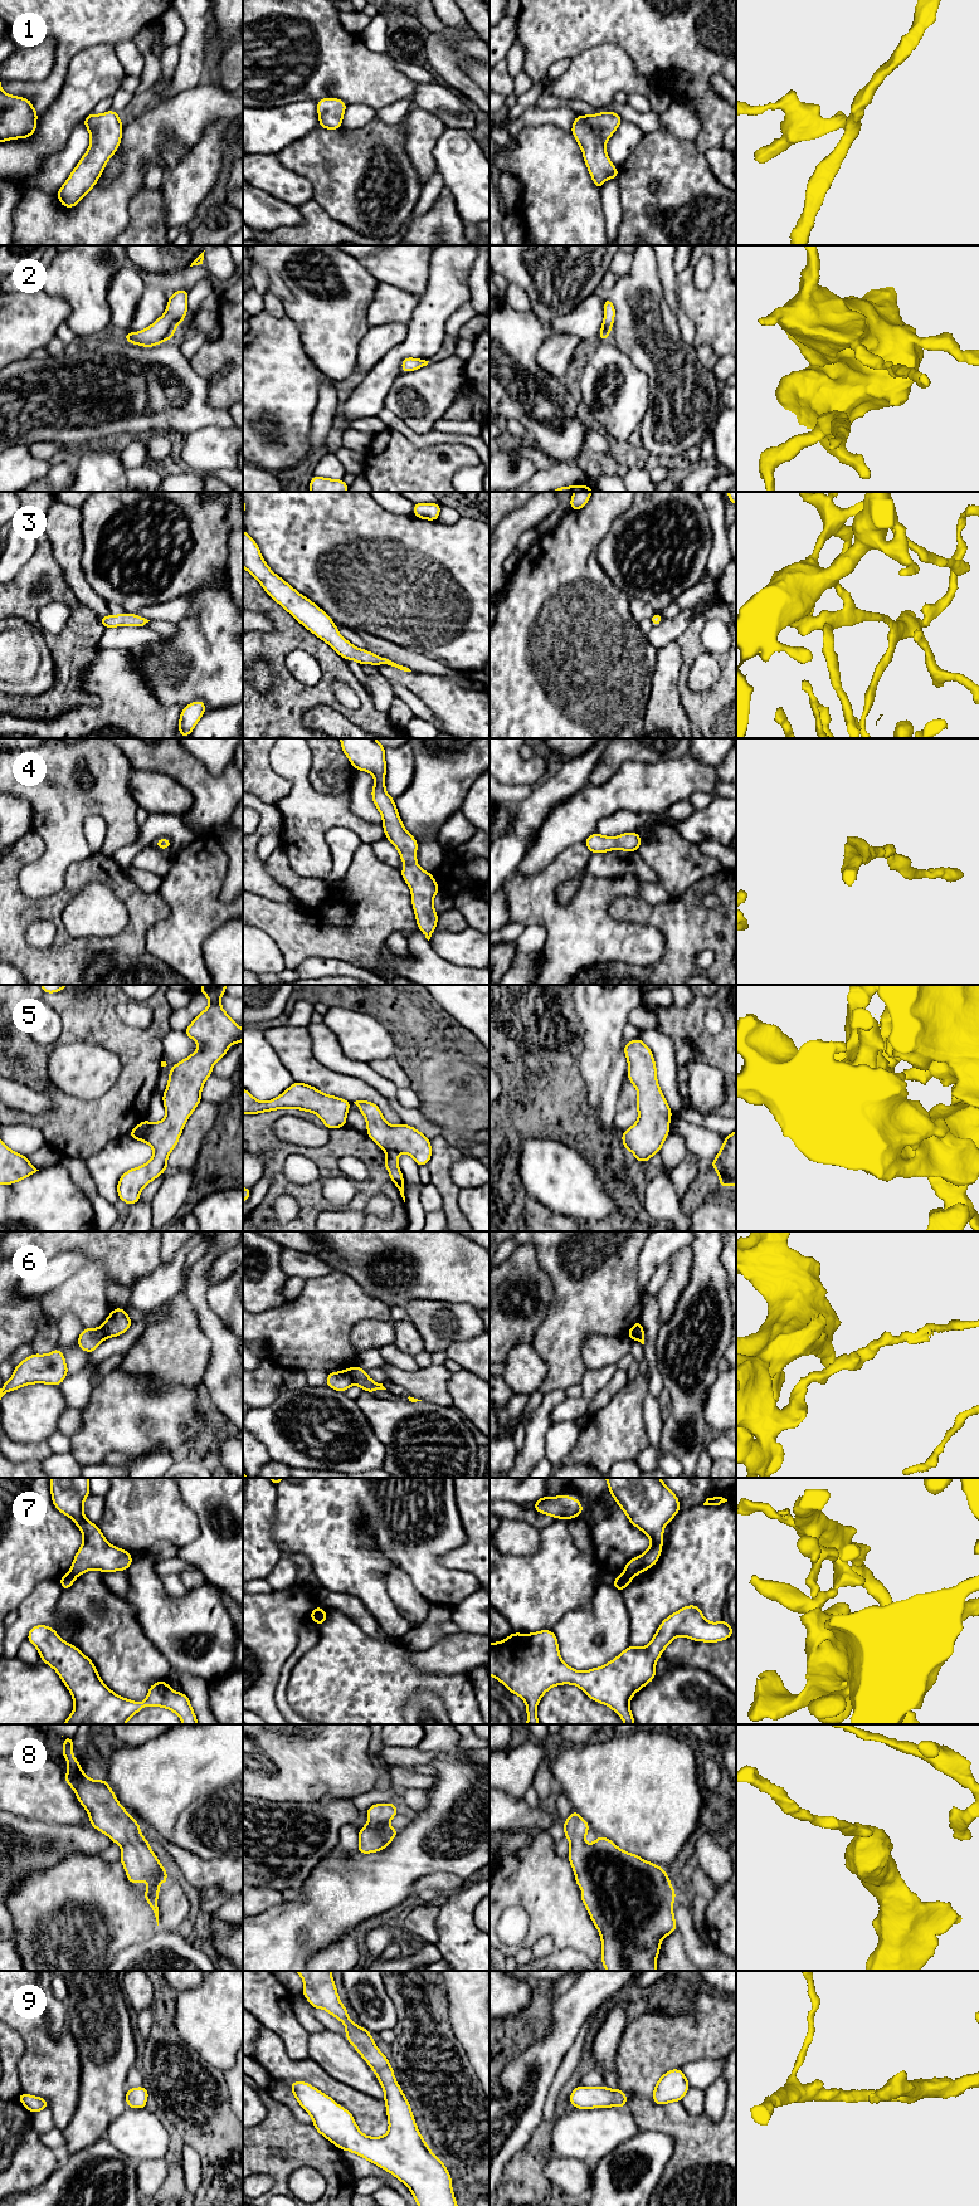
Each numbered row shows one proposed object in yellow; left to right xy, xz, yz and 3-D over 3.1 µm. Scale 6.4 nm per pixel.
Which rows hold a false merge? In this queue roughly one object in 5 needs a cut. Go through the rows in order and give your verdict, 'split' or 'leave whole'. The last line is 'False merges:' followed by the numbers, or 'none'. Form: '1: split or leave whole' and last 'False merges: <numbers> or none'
1: leave whole
2: leave whole
3: leave whole
4: leave whole
5: leave whole
6: split
7: split
8: leave whole
9: leave whole
False merges: 6, 7

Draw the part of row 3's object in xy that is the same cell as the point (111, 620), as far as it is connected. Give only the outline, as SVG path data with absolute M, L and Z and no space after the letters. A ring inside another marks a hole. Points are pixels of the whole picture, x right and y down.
M123 612L120 615L108 615L108 616L99 616L99 623L106 628L115 628L115 626L143 626L150 620L138 616L137 614L128 614Z

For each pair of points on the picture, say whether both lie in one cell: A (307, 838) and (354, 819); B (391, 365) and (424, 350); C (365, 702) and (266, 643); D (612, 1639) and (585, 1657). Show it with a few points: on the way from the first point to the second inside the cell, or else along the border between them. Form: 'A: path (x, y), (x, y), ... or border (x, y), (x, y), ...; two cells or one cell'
A: path (318, 826), (326, 819), (342, 819); one cell
B: path (399, 356), (405, 350), (415, 350); one cell
C: path (346, 676), (311, 643), (292, 642); one cell
D: path (607, 1645), (602, 1650), (592, 1650); one cell

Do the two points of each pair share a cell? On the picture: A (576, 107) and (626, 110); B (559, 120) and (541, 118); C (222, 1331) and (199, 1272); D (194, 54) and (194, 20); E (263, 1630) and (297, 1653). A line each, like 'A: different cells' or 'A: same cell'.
A: same cell
B: same cell
C: same cell
D: same cell
E: different cells

